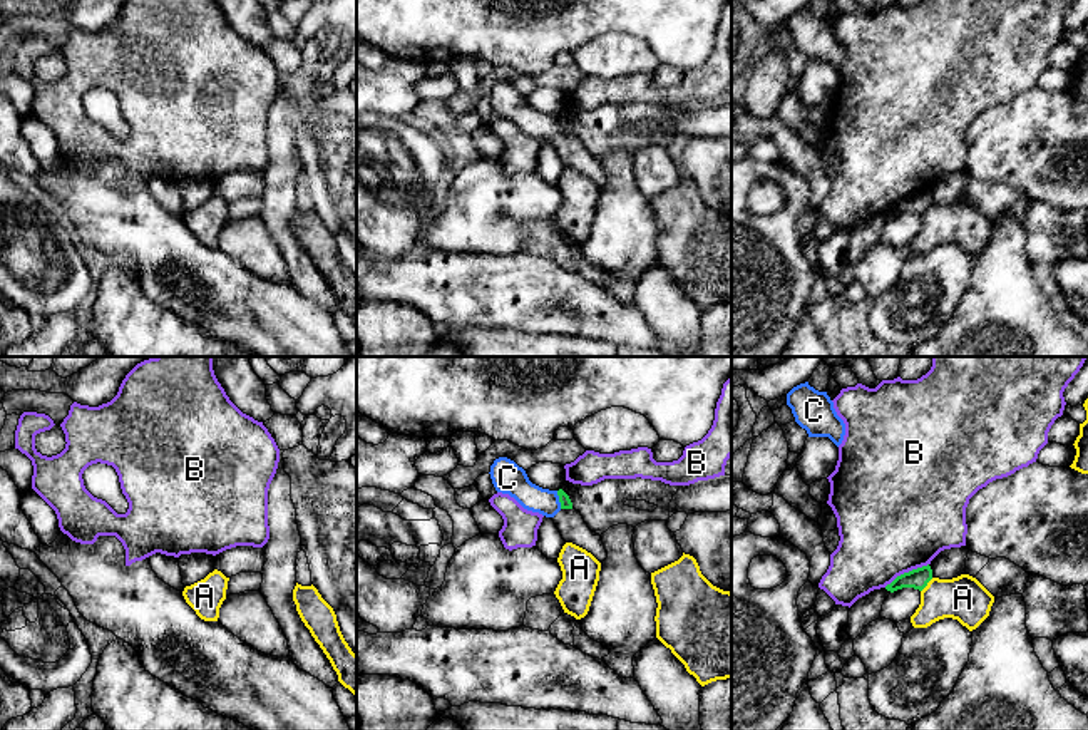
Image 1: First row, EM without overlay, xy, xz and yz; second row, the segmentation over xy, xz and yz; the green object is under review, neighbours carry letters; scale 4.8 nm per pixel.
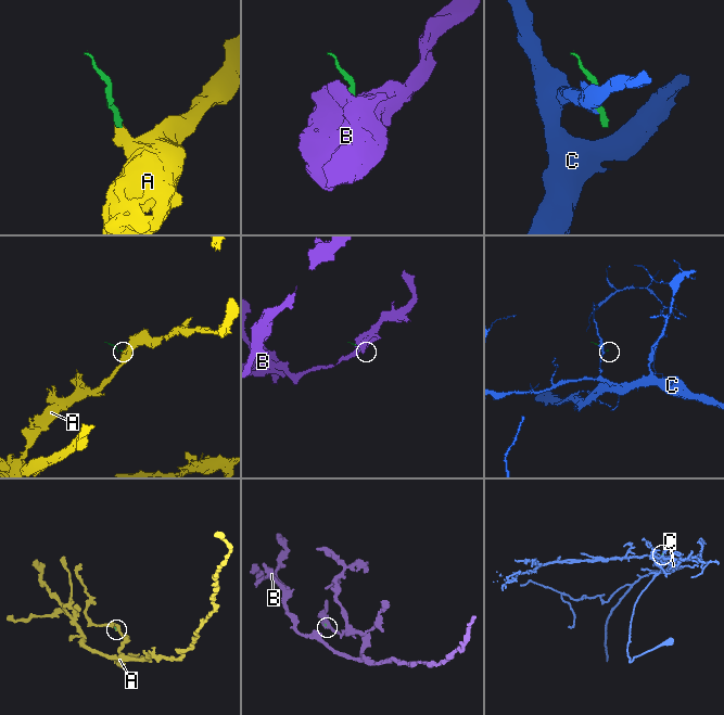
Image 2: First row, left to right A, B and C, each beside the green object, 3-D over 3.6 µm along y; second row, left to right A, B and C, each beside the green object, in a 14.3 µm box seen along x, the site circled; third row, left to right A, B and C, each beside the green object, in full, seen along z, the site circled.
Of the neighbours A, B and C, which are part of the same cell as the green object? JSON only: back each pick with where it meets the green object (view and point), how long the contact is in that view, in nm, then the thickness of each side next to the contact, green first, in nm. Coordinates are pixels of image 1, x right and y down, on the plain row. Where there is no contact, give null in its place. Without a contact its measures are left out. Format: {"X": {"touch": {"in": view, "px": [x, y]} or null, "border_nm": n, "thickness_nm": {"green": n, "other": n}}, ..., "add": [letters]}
{"add": []}

